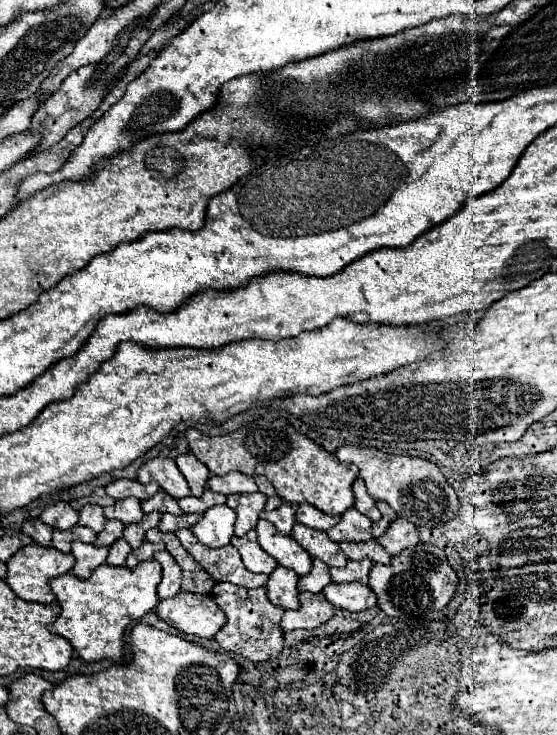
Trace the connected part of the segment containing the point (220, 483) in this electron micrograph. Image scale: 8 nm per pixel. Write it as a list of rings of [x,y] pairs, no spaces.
[[[228,472],[224,476],[210,476],[208,480],[208,488],[220,494],[238,494],[238,492],[256,492],[256,482],[254,478],[242,474],[242,472]]]

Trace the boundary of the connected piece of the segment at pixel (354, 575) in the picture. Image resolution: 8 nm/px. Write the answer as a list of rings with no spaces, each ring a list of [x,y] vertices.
[[[364,558],[362,562],[348,560],[344,568],[330,568],[330,576],[332,582],[366,582],[370,566],[372,566],[370,558]]]

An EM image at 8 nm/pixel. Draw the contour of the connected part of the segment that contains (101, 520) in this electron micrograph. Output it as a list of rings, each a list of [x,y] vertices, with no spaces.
[[[84,504],[84,508],[80,510],[78,524],[80,526],[88,526],[94,532],[102,532],[104,524],[106,524],[106,518],[102,514],[102,506],[98,506],[98,504]]]

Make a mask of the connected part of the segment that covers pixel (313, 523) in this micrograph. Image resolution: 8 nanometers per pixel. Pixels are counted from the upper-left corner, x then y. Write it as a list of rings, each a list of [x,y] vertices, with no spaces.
[[[300,504],[298,510],[296,510],[296,520],[306,524],[306,526],[310,526],[310,528],[326,532],[326,530],[330,530],[340,520],[340,516],[324,514],[318,508],[312,508],[312,504]]]

